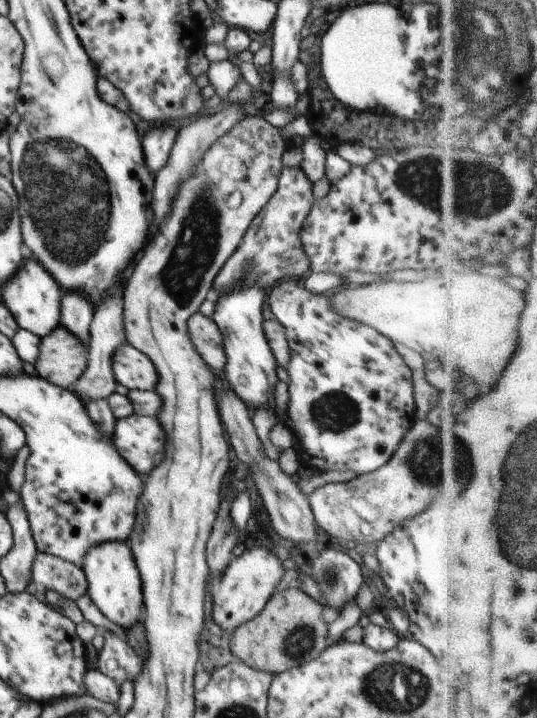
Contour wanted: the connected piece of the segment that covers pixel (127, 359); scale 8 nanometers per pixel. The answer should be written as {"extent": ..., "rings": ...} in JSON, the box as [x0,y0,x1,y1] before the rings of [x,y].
{"extent":[111,342,158,391],"rings":[[[128,342],[116,348],[111,363],[116,382],[130,391],[151,391],[157,385],[158,371],[154,363]]]}

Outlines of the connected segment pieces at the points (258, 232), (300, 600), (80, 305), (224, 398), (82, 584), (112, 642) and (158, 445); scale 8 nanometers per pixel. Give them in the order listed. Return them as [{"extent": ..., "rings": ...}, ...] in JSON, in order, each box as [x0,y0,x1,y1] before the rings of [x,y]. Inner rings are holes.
[{"extent":[213,166,316,294],"rings":[[[283,166],[276,192],[244,234],[238,250],[226,260],[213,282],[215,294],[238,290],[244,286],[260,286],[268,292],[277,282],[301,277],[310,268],[308,256],[302,248],[302,224],[310,214],[316,200],[312,196],[313,183],[299,168]]]},{"extent":[230,588,329,676],"rings":[[[300,588],[275,591],[262,612],[238,626],[230,639],[230,650],[234,658],[242,660],[254,670],[268,672],[272,676],[316,660],[326,647],[329,617],[325,608]]]},{"extent":[60,292,94,348],"rings":[[[82,292],[64,293],[61,302],[60,326],[70,330],[86,348],[90,344],[90,322],[94,304]]]},{"extent":[216,386,320,544],"rings":[[[222,386],[216,387],[218,412],[223,428],[230,438],[230,444],[236,452],[237,460],[248,465],[248,470],[262,497],[263,508],[270,514],[270,526],[282,537],[295,544],[307,543],[317,538],[320,526],[314,520],[308,496],[298,488],[295,476],[282,471],[277,460],[266,455],[262,442],[254,430],[251,412],[232,390],[223,391]]]},{"extent":[32,552,87,602],"rings":[[[38,552],[32,564],[32,579],[46,590],[76,602],[87,594],[87,578],[82,567],[57,556]]]},{"extent":[98,629,144,684],"rings":[[[101,629],[105,637],[104,648],[98,652],[99,671],[123,684],[126,680],[134,682],[136,676],[144,670],[144,661],[136,656],[136,652],[120,637]]]},{"extent":[113,415,166,474],"rings":[[[132,415],[117,419],[113,438],[118,454],[138,472],[148,474],[164,460],[166,438],[155,417]]]}]

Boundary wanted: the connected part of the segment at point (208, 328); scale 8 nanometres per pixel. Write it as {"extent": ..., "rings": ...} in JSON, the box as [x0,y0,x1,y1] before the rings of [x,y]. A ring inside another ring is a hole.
{"extent":[186,312,227,370],"rings":[[[198,312],[194,316],[190,316],[186,326],[188,326],[190,340],[192,340],[194,348],[198,350],[198,354],[202,356],[202,360],[210,368],[223,370],[227,358],[222,344],[221,330],[216,322]]]}

